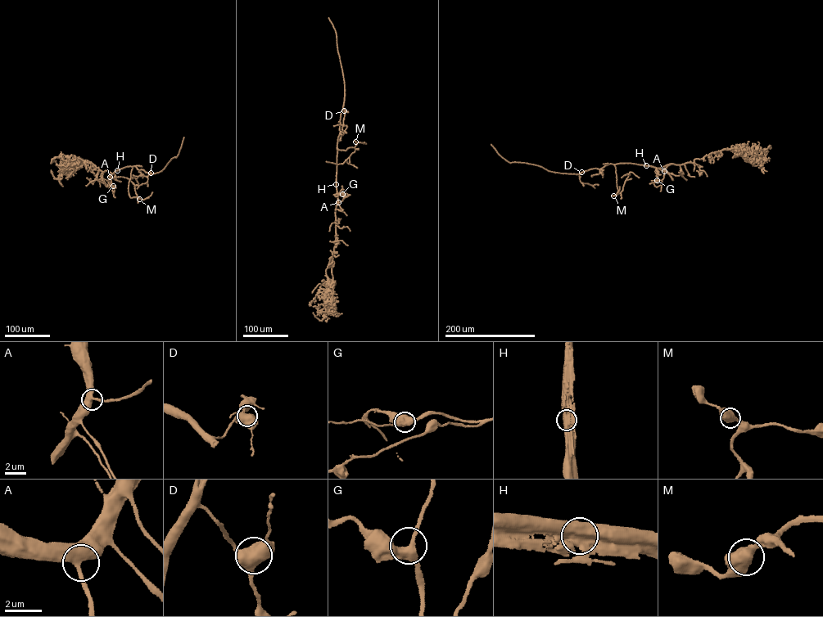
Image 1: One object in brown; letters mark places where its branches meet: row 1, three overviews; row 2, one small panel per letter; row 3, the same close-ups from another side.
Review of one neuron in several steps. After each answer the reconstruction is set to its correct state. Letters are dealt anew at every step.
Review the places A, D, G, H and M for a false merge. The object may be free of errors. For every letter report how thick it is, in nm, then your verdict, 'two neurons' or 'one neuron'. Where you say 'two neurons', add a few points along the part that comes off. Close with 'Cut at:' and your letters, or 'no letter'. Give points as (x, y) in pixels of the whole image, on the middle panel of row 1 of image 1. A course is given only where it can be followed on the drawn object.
A: 440 nm thick; one neuron
D: 550 nm thick; one neuron
G: 480 nm thick; one neuron
H: 650 nm thick; two neurons; foreign part runs (336, 184), (337, 199), (335, 213)
M: 600 nm thick; one neuron
Cut at: H

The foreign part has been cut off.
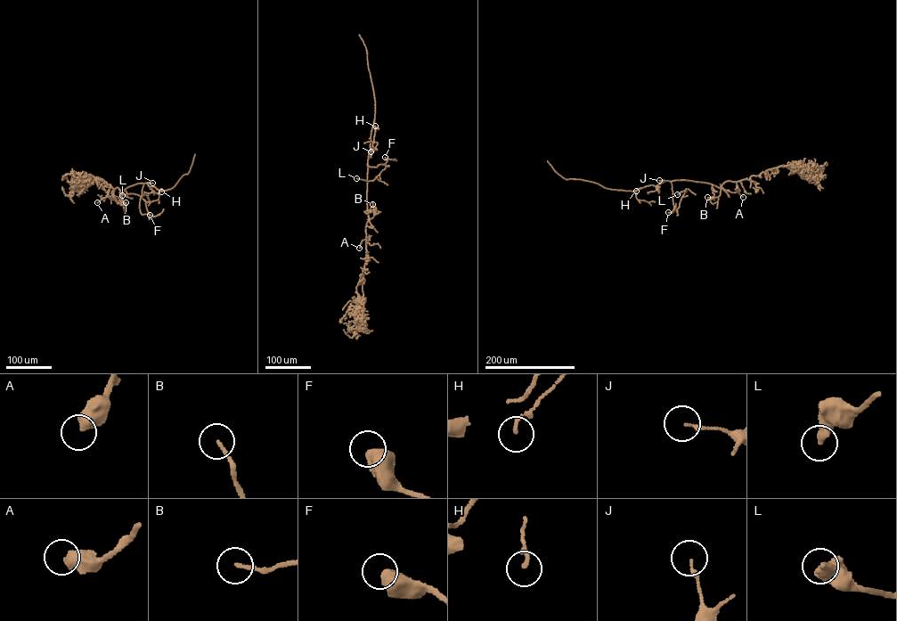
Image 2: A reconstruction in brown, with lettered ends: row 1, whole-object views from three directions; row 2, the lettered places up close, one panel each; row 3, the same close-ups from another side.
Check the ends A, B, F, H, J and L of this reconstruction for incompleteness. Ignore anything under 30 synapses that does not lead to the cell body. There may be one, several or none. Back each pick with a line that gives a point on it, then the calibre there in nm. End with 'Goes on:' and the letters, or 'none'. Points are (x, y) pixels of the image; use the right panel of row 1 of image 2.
Goes on: none

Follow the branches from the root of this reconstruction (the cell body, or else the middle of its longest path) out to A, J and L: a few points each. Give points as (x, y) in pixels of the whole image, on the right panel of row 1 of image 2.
A: (702, 182), (720, 187), (727, 181), (735, 182), (739, 191), (737, 191), (743, 197)
J: (702, 182), (659, 180)
L: (702, 182), (671, 182), (672, 212), (679, 207), (686, 191), (677, 194)

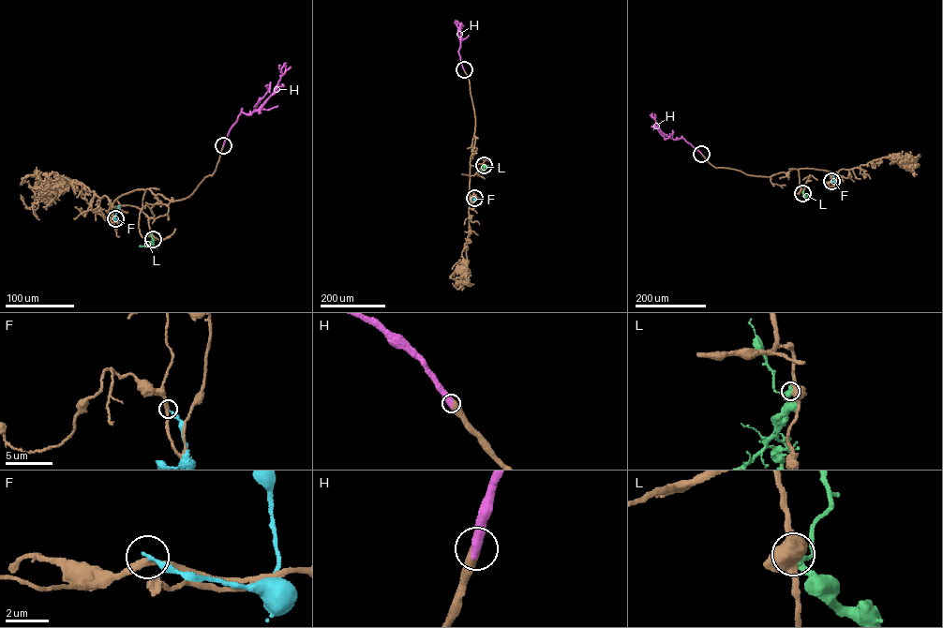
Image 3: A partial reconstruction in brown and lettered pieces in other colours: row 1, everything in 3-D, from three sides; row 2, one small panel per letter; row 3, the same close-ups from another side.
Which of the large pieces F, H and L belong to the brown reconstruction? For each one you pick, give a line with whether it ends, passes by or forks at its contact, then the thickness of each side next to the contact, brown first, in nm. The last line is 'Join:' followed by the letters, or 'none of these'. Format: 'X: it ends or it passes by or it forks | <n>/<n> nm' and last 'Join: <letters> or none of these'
H: it ends | 600/550 nm
Join: H

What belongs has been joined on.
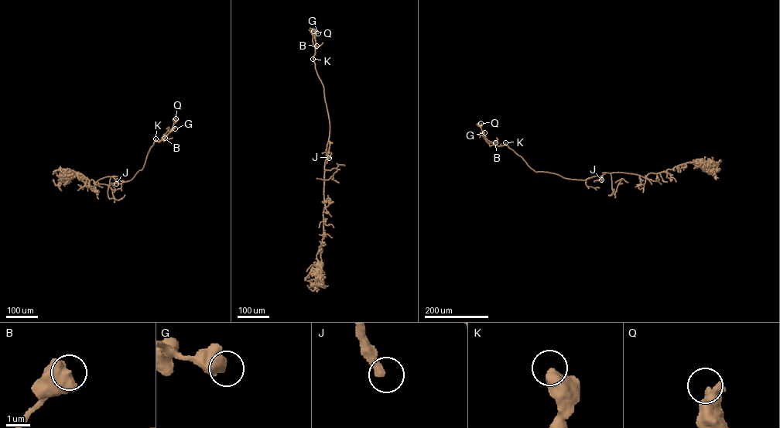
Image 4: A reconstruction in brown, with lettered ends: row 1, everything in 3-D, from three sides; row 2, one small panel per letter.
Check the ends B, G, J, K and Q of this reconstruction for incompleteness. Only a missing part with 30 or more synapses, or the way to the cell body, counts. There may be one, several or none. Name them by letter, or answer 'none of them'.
J

